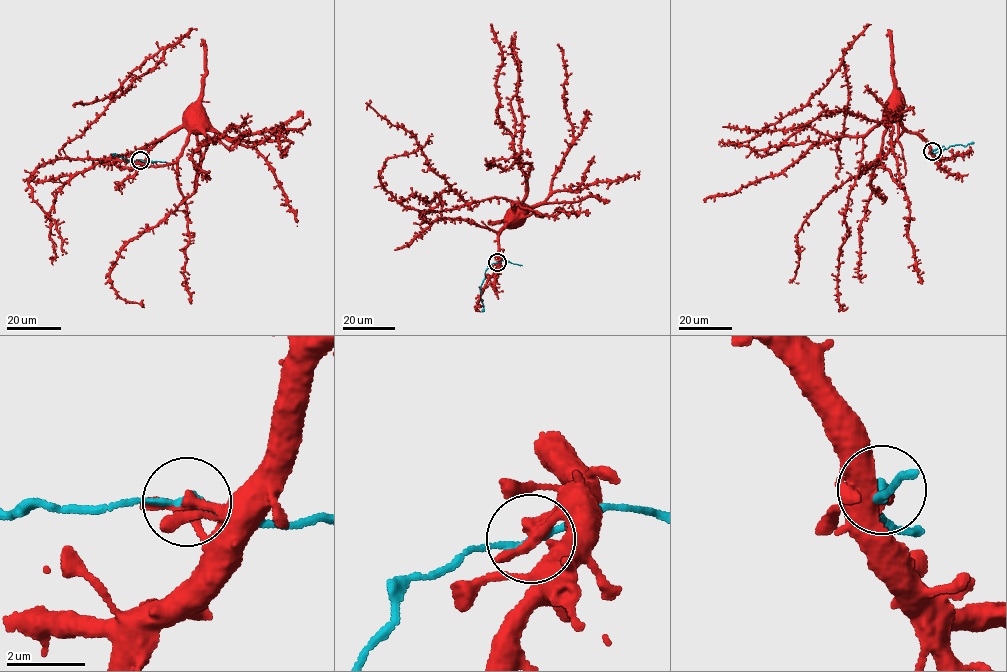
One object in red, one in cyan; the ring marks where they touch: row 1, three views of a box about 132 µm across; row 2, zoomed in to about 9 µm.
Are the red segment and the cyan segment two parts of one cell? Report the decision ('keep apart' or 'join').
join

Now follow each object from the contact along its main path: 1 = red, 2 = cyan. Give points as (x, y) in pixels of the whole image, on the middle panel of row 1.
1: (497, 262), (514, 204), (404, 207), (401, 198), (428, 202), (451, 188), (414, 137), (367, 110)
2: (497, 263), (490, 264), (485, 272), (480, 288), (482, 312)

